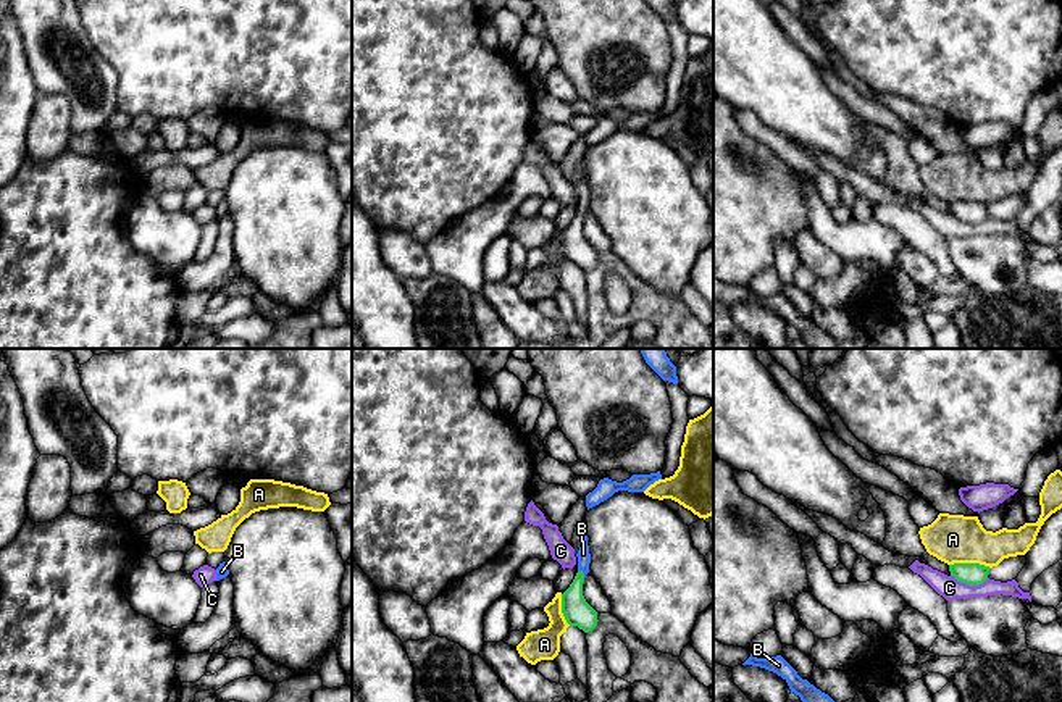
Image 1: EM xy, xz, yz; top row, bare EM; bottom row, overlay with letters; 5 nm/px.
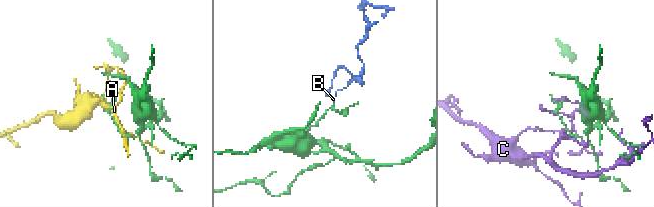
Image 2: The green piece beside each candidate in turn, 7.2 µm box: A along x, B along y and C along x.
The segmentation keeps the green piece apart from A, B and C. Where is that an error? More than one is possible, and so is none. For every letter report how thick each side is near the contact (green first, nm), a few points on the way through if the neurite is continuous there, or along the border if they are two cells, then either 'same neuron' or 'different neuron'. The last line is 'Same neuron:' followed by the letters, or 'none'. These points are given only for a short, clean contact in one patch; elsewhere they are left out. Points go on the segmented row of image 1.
A: 110 nm thick on the green side, 240 nm on the other; different neuron
B: 140 nm thick on the green side, 70 nm on the other; runs through xz (575, 609), (575, 588), (583, 573), (583, 554); same neuron
C: 110 nm thick on the green side, 110 nm on the other; different neuron
Same neuron: B

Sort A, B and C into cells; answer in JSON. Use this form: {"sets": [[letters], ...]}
{"sets": [["A"], ["B"], ["C"]]}

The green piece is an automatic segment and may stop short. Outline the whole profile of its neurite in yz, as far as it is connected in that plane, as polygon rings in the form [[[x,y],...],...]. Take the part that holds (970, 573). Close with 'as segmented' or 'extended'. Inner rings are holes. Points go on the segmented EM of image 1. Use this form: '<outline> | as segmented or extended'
[[[980,563],[949,565],[951,576],[968,586],[980,586],[988,579],[989,566]]] | as segmented

